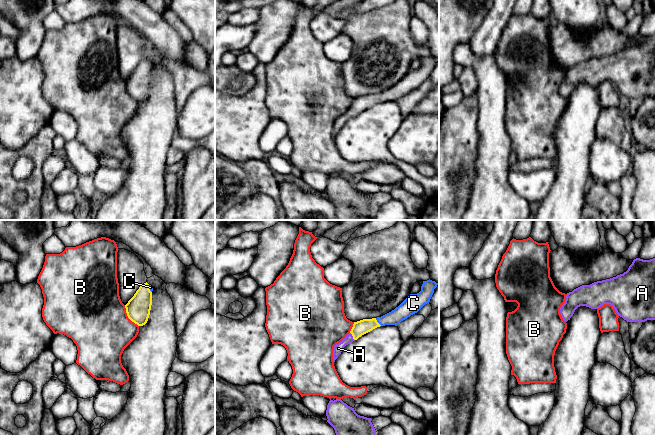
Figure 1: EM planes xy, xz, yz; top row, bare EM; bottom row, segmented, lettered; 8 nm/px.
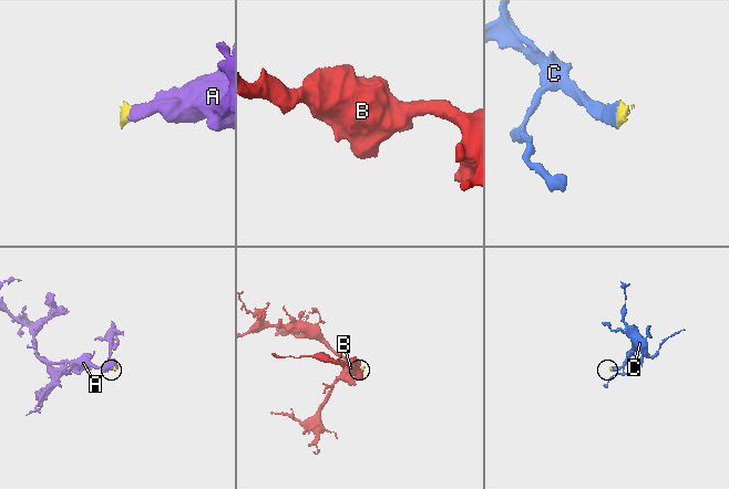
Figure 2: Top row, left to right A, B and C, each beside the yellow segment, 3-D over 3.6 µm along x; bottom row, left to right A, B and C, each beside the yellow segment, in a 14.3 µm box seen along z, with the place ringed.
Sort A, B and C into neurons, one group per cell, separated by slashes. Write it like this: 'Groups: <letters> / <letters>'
Groups: A C / B

